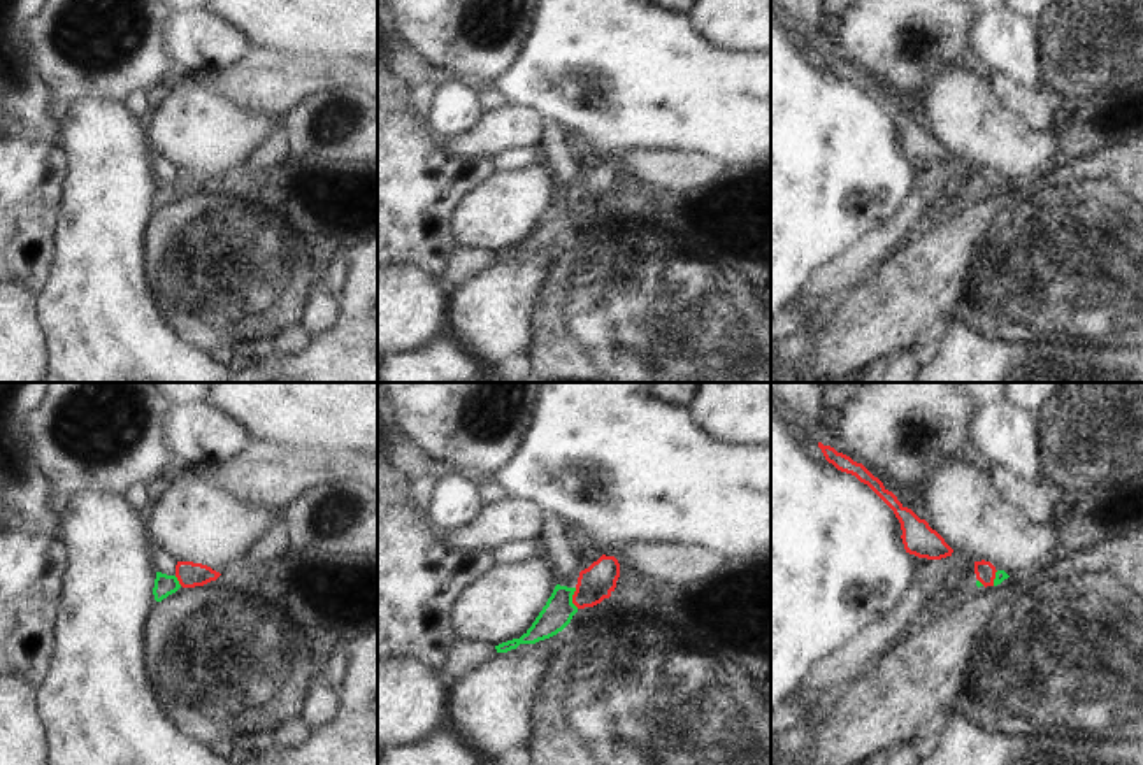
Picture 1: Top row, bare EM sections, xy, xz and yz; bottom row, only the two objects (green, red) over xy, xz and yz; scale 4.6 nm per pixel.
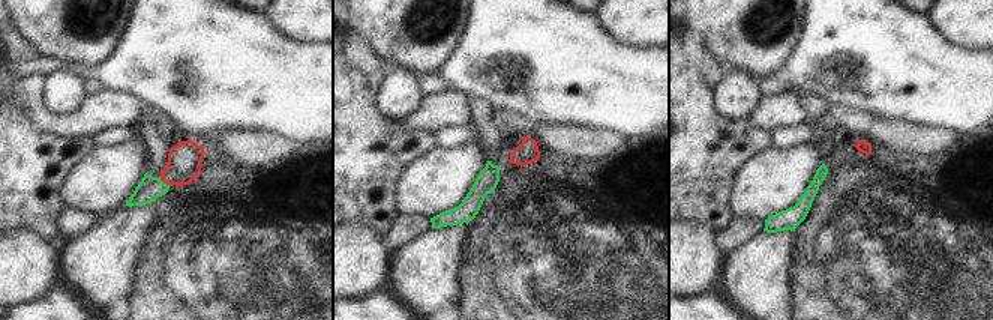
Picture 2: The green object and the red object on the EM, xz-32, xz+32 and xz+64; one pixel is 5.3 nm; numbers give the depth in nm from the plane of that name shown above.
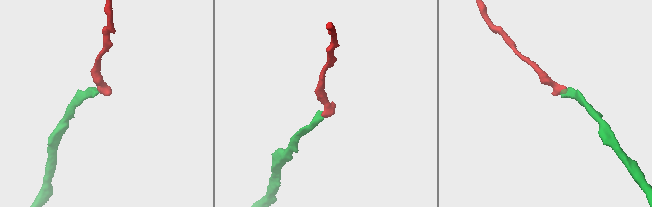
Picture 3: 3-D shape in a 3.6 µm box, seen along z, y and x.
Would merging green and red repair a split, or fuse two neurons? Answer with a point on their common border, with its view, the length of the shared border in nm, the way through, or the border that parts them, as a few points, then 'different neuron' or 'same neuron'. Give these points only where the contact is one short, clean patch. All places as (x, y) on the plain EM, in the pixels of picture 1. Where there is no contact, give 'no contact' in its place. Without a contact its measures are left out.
meets green in xz at (571, 206); contact 100 nm long; runs through xz (557, 220), (571, 206), (582, 204), (596, 190); same neuron

